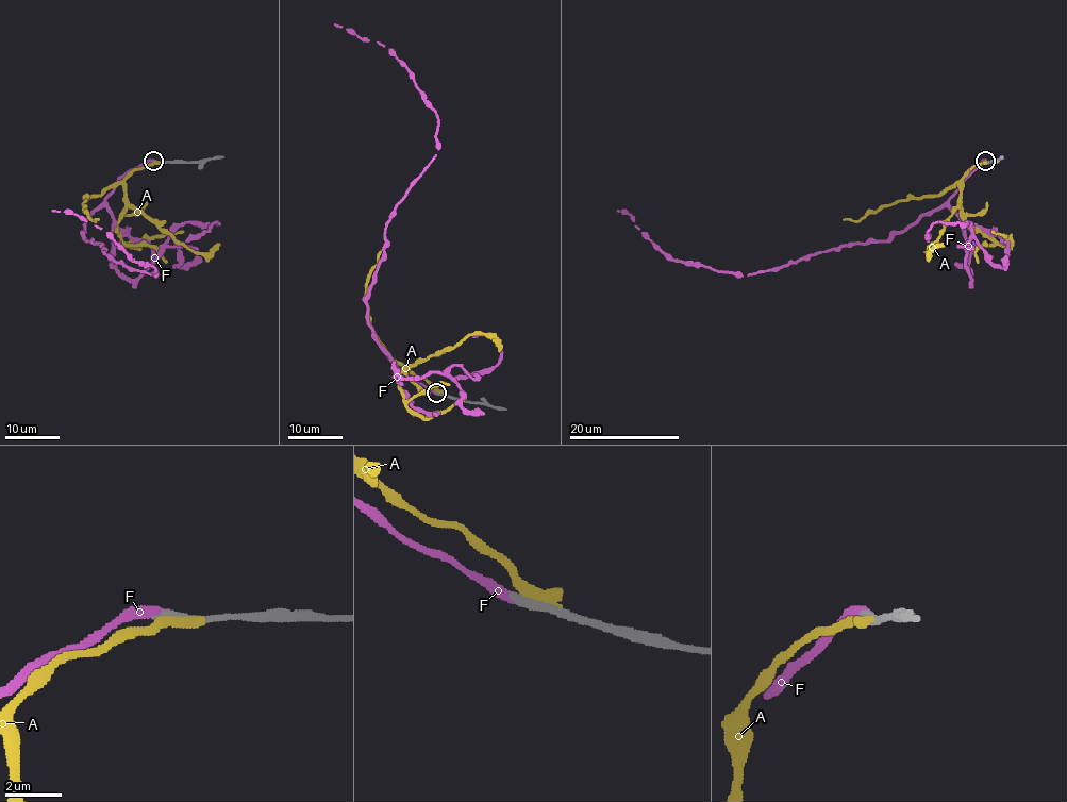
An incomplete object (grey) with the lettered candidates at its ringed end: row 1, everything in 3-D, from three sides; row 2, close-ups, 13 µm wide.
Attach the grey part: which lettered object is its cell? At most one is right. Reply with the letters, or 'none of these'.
F

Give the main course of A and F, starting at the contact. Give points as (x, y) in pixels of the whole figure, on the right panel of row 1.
A: (986, 163), (976, 164), (961, 182), (961, 212), (968, 224), (1000, 241), (1009, 241), (1007, 236), (992, 231)
F: (985, 162), (939, 206), (886, 240), (817, 251), (748, 274), (669, 259), (628, 213), (617, 211)

